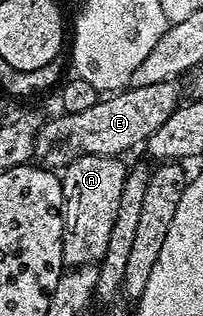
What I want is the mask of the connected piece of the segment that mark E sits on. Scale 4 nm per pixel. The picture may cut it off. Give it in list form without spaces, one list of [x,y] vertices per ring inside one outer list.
[[[176,79],[155,82],[151,86],[129,86],[98,99],[91,110],[79,110],[79,114],[64,114],[49,120],[38,130],[36,147],[53,148],[65,143],[72,151],[87,156],[116,156],[128,153],[136,143],[145,144],[149,136],[179,107],[181,92]]]

